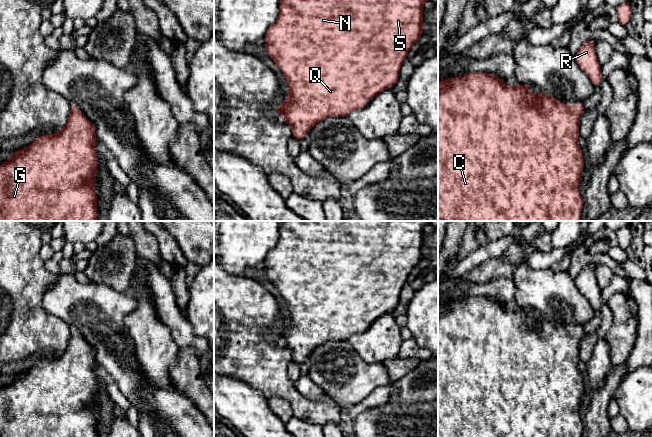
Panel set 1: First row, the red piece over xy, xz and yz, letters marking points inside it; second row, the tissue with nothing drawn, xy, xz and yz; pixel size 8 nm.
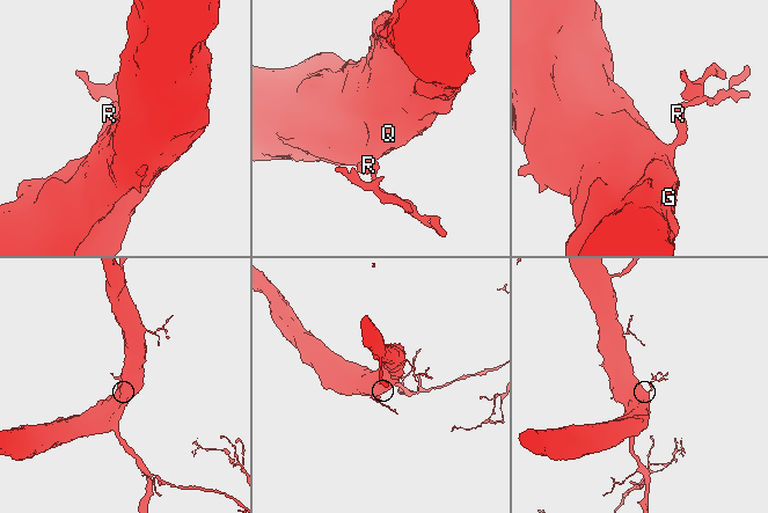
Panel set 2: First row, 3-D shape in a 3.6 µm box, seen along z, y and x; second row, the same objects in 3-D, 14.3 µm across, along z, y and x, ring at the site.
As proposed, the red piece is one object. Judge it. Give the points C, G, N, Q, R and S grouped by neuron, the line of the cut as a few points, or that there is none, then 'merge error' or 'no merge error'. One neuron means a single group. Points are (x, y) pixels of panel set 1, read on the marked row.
C G N Q R S; no cut; no merge error

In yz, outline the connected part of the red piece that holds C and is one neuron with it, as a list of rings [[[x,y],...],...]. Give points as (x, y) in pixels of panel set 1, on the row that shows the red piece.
[[[469,71],[462,78],[444,78],[438,83],[438,220],[439,221],[581,221],[583,198],[580,181],[584,168],[579,147],[579,120],[584,101],[567,105],[541,91],[531,93],[527,84],[507,87],[503,78],[484,72]]]

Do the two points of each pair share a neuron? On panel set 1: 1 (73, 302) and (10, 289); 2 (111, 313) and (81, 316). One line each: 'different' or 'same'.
1: different
2: same

